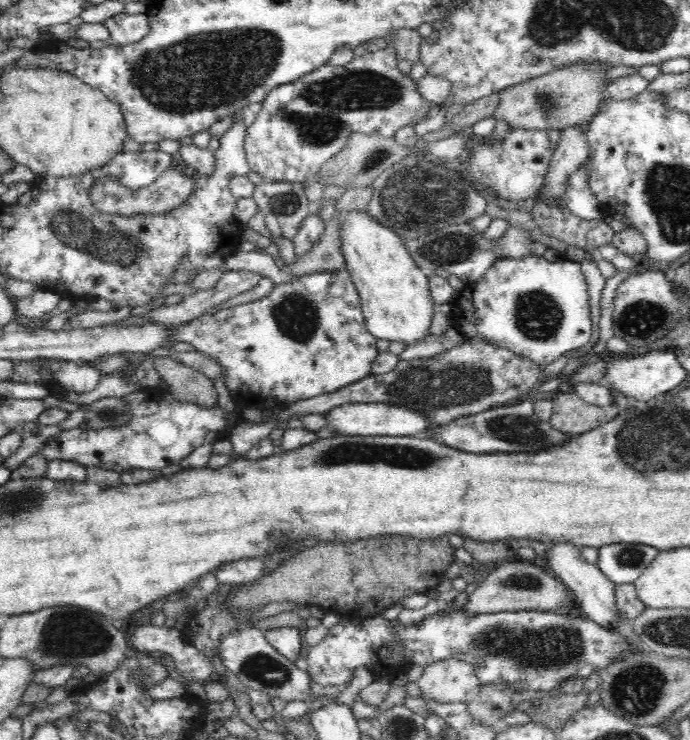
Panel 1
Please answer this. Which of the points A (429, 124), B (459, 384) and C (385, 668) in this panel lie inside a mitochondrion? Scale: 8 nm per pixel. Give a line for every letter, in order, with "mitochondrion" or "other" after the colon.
A: other
B: mitochondrion
C: other

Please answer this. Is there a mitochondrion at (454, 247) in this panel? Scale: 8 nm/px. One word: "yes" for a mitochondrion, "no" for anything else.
yes

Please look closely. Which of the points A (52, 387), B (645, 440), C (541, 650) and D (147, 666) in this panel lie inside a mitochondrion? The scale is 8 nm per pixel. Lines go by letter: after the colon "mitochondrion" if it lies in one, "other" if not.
A: other
B: mitochondrion
C: mitochondrion
D: other

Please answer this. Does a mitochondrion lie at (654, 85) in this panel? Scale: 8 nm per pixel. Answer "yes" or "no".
no

